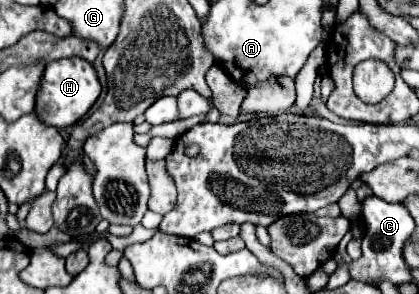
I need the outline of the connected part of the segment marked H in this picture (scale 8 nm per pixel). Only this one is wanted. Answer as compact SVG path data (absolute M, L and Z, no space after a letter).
M73 57L59 59L49 63L49 67L45 67L43 71L33 113L43 125L65 129L75 125L91 109L99 93L101 93L101 85L91 63L87 63L85 59L73 59Z

